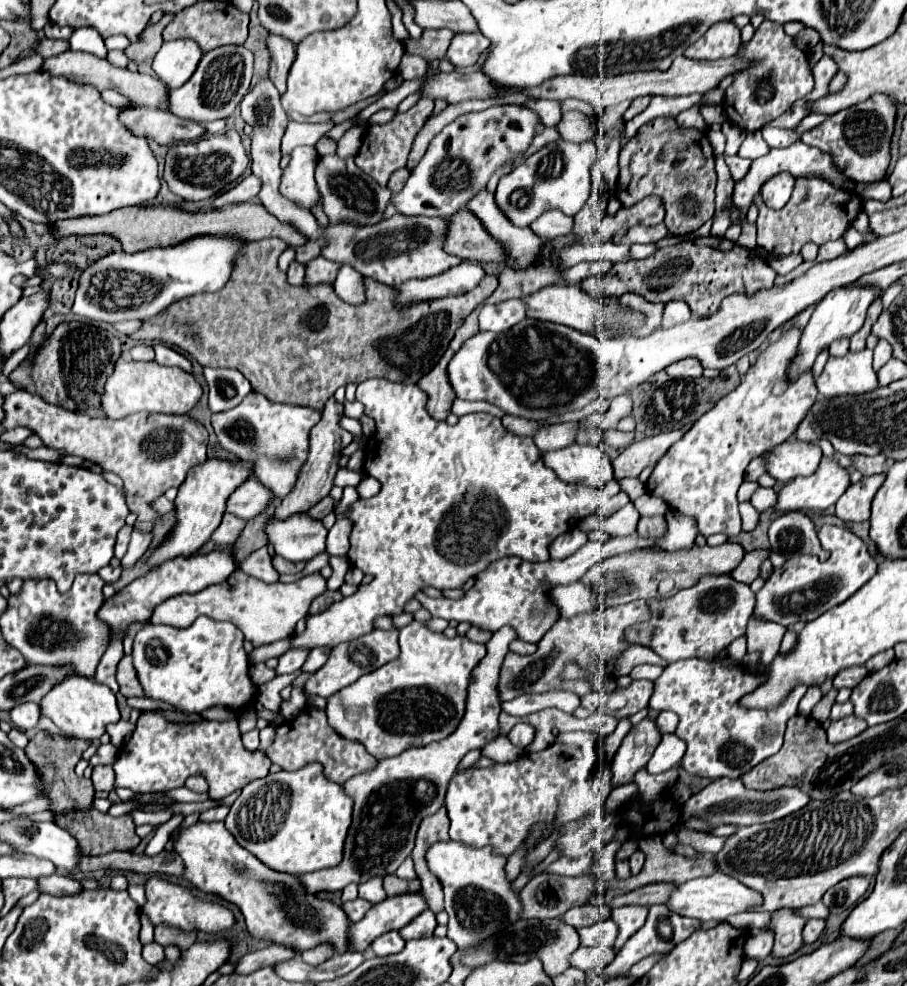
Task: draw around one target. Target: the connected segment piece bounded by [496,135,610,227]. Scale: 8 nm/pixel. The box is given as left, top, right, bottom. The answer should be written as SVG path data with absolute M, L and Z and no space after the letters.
M608 135L598 141L592 139L584 143L570 143L564 139L558 139L558 143L550 143L550 147L544 147L542 151L524 159L520 165L514 167L512 173L500 179L496 189L498 207L518 227L528 227L542 211L548 211L550 207L556 207L566 215L576 215L588 199L590 163L598 155L598 147L600 151L604 151L608 143Z

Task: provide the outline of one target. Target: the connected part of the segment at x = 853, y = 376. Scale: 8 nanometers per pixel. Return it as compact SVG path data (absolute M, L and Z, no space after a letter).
M872 351L846 353L844 357L830 357L824 371L816 379L816 389L824 397L860 395L876 389L876 371L872 369Z

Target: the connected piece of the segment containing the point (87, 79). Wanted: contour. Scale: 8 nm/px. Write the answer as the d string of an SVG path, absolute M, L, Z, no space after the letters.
M66 51L62 55L48 57L44 61L42 69L50 75L62 75L74 83L90 83L90 85L98 87L98 91L114 89L114 91L126 95L130 101L134 101L134 105L142 105L142 107L158 107L162 101L168 99L166 89L160 79L142 75L142 73L132 73L128 69L118 69L118 67L110 65L106 59L98 59L98 57L94 57L90 53L82 53L82 51Z

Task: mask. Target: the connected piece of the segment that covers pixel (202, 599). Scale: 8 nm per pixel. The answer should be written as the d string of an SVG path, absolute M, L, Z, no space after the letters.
M236 571L230 579L226 579L220 585L206 587L200 593L194 595L176 595L172 599L166 599L160 603L152 613L152 623L164 623L176 629L184 629L194 623L200 615L208 615L216 621L230 621L234 623L242 633L244 639L248 639L254 647L270 645L280 639L290 639L294 635L294 627L300 619L308 615L310 603L326 591L326 579L320 573L312 573L302 577L294 583L272 583L266 585L244 571Z

